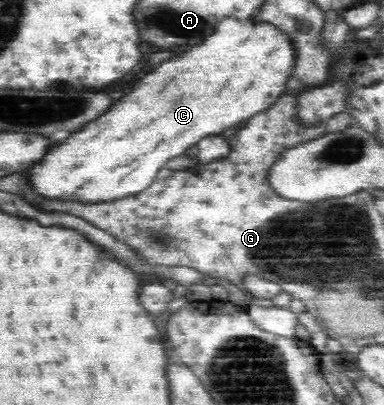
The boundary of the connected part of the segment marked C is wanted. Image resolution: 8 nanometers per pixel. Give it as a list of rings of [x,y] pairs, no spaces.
[[[226,17],[222,21],[218,22],[218,27],[214,27],[212,35],[207,37],[202,43],[195,45],[186,51],[186,53],[178,53],[173,57],[170,57],[168,61],[162,62],[160,67],[154,69],[154,73],[146,74],[143,78],[137,80],[138,83],[134,85],[132,93],[122,97],[120,101],[112,103],[101,116],[98,116],[94,121],[87,123],[84,127],[81,127],[73,136],[65,142],[56,144],[45,157],[45,160],[38,164],[38,167],[32,169],[34,173],[34,187],[38,193],[42,195],[48,195],[48,197],[64,197],[64,199],[78,200],[80,202],[102,202],[107,200],[114,200],[117,198],[126,197],[126,195],[132,195],[132,193],[138,193],[142,191],[144,187],[152,183],[156,173],[160,169],[164,168],[166,163],[173,157],[184,154],[184,151],[192,145],[196,145],[202,138],[208,136],[220,135],[223,130],[226,130],[233,125],[241,126],[247,119],[254,118],[256,114],[268,111],[275,103],[278,98],[282,97],[284,93],[288,93],[287,85],[290,79],[293,77],[293,71],[298,61],[297,47],[295,46],[295,39],[291,36],[290,32],[284,31],[271,22],[264,21],[258,22],[252,18],[244,17]]]

